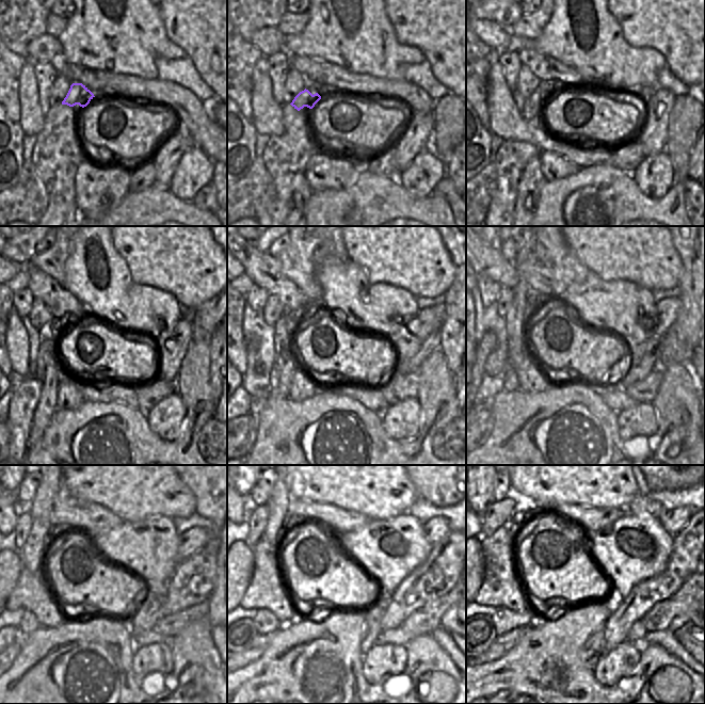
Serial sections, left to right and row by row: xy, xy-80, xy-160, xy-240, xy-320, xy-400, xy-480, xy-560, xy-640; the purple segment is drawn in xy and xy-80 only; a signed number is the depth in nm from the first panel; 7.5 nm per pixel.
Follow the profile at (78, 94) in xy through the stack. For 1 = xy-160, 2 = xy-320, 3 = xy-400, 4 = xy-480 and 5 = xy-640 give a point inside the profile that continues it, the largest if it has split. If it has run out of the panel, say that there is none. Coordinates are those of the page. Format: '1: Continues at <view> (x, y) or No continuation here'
1: Continues at xy-160 (533, 106)
2: Continues at xy-320 (275, 374)
3: Continues at xy-400 (510, 382)
4: Continues at xy-480 (29, 623)
5: Continues at xy-640 (505, 620)

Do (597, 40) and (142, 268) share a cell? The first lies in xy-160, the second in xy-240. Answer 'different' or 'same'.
different

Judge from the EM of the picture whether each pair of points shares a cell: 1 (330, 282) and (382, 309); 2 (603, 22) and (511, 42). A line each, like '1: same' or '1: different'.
1: same
2: same

